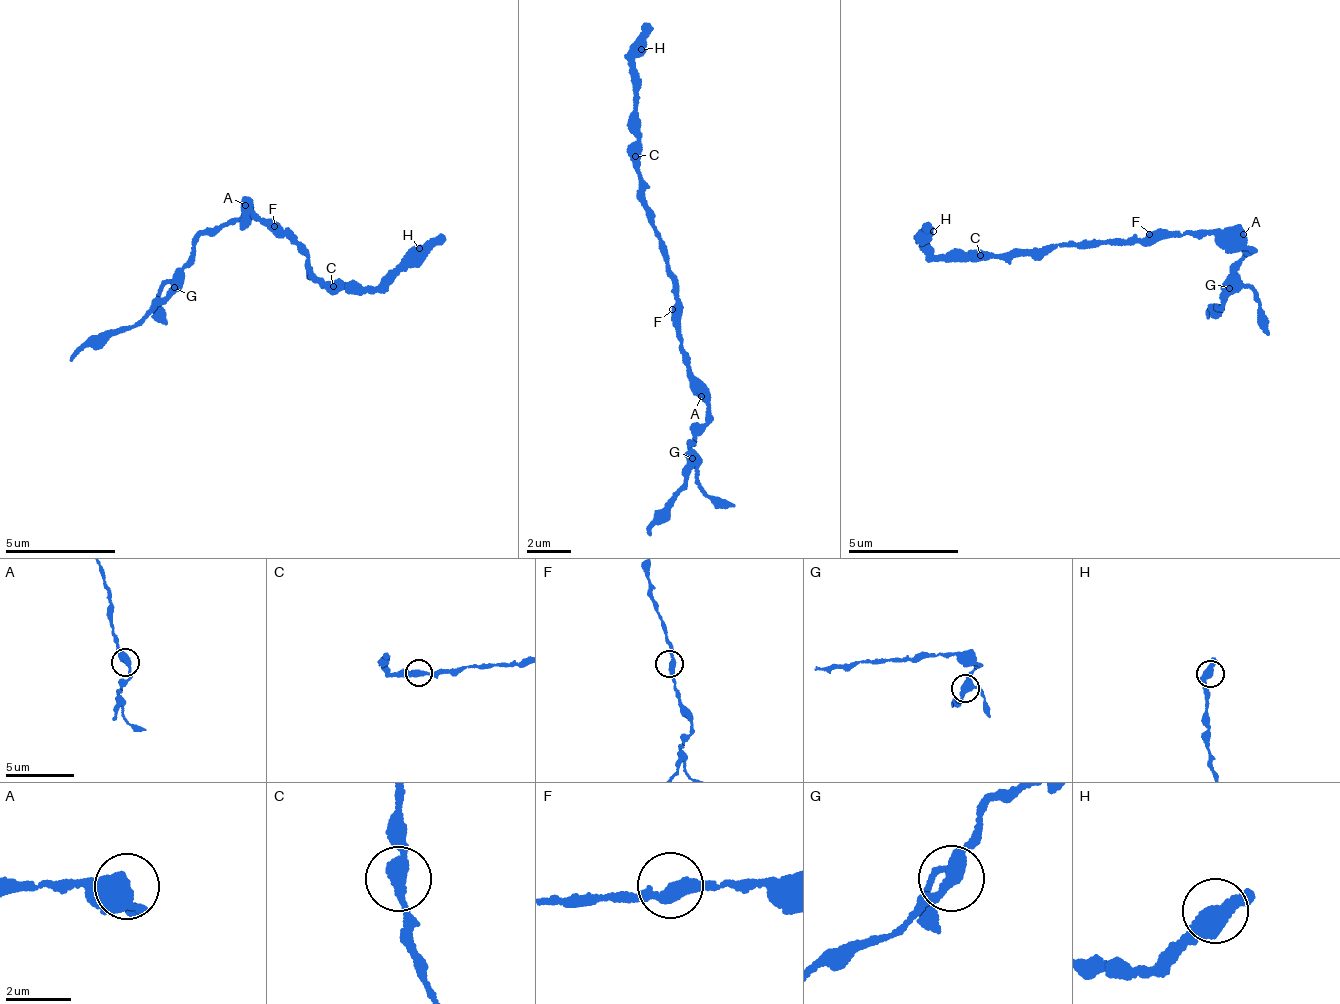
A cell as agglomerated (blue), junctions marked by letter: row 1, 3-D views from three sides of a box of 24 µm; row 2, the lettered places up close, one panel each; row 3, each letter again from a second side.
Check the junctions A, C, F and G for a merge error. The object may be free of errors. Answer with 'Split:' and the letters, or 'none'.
Split: none

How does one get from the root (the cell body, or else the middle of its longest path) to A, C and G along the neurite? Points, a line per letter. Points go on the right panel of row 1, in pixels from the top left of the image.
A: (1152, 240), (1215, 228), (1235, 228), (1243, 234)
C: (1152, 240), (1124, 247), (1109, 240), (1058, 245), (1042, 252), (986, 258), (982, 254)
G: (1152, 240), (1189, 232), (1196, 238), (1215, 233), (1249, 246), (1247, 252), (1241, 249), (1244, 259), (1229, 288)

